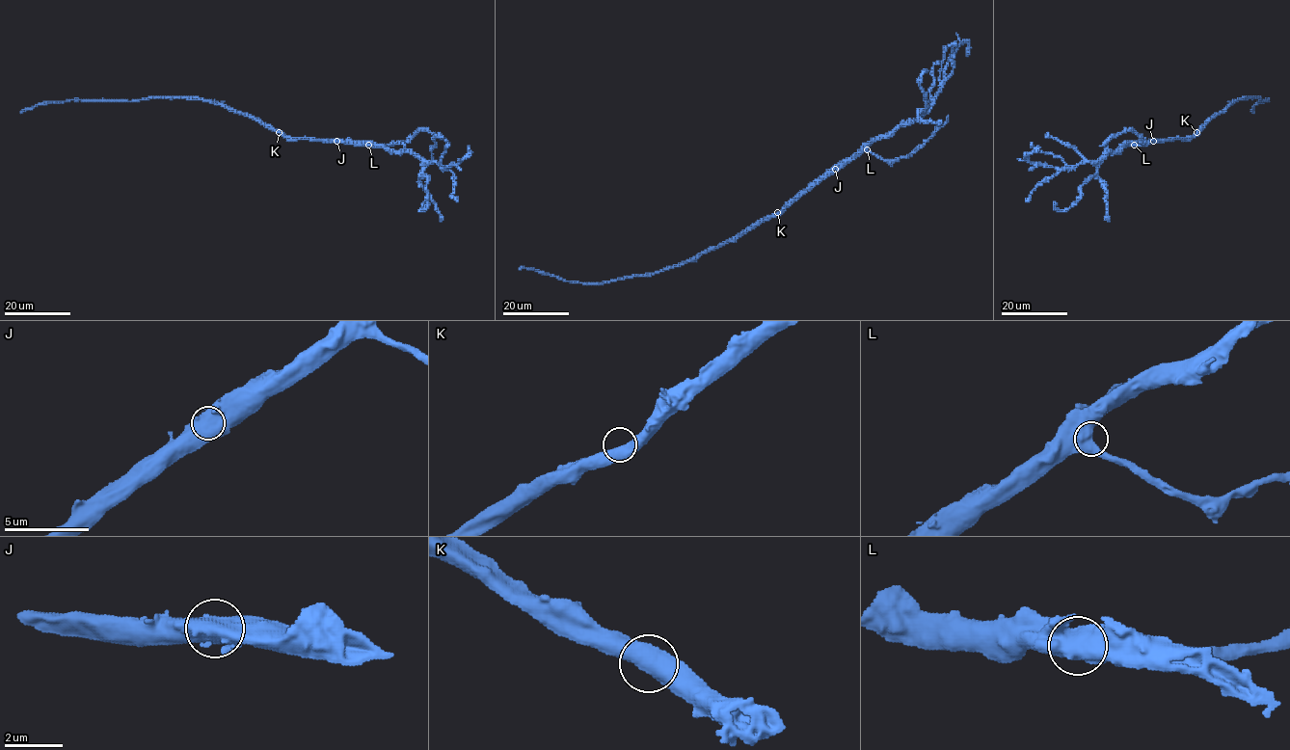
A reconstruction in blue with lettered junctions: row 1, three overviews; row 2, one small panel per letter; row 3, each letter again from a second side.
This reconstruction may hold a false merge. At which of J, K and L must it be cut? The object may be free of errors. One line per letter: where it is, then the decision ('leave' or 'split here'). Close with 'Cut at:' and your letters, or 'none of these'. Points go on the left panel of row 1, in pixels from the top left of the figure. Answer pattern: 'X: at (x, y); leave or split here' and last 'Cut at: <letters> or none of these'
J: at (336, 141); leave
K: at (279, 132); leave
L: at (368, 145); leave
Cut at: none of these

